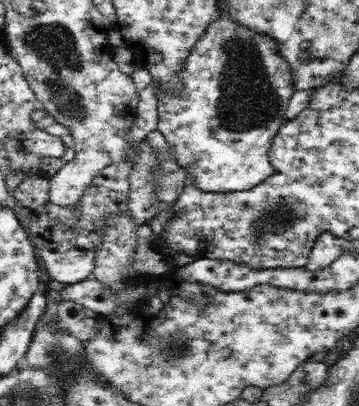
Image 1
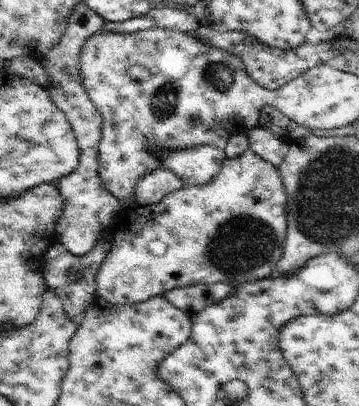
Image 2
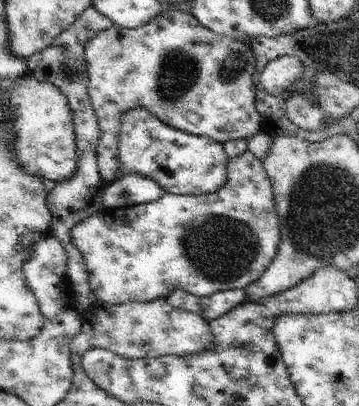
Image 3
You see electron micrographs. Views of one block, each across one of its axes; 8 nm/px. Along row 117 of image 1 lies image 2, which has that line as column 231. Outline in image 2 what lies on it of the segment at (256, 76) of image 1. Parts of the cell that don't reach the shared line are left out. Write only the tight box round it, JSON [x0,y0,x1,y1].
[95,148,287,306]

